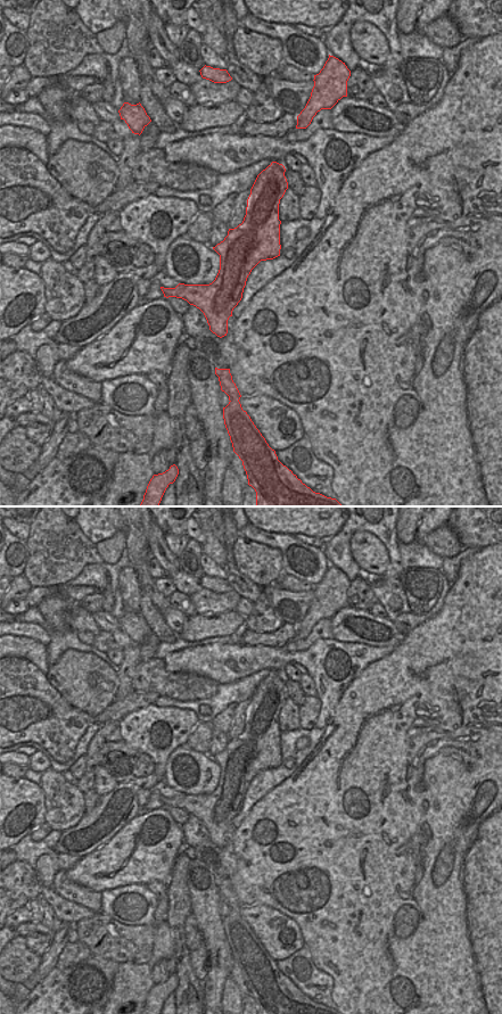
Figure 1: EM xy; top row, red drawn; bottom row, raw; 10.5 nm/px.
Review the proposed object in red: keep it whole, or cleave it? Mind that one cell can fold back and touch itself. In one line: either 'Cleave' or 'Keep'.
Keep.

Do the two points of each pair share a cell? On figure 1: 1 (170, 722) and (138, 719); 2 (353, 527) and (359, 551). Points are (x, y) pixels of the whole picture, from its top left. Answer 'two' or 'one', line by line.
1: one
2: two

